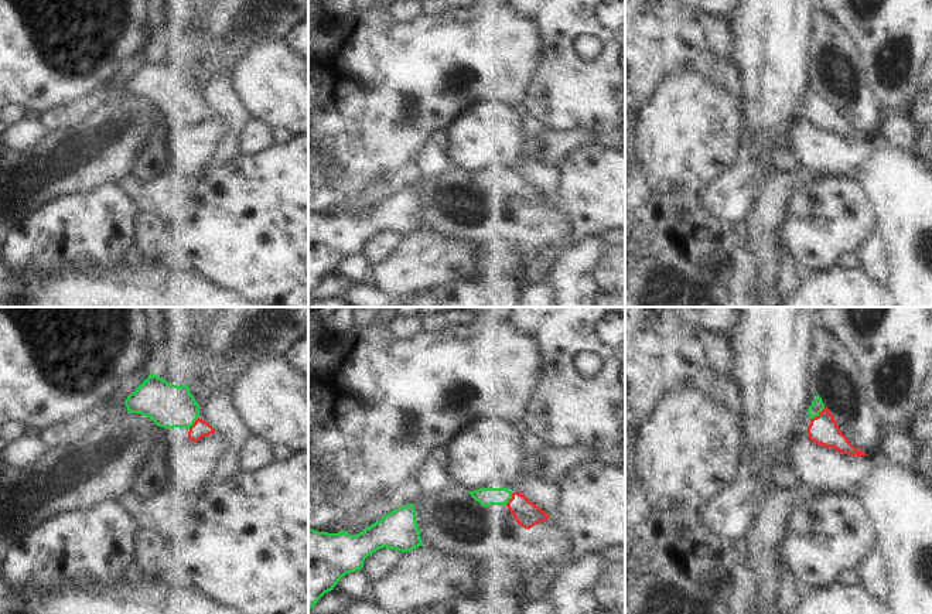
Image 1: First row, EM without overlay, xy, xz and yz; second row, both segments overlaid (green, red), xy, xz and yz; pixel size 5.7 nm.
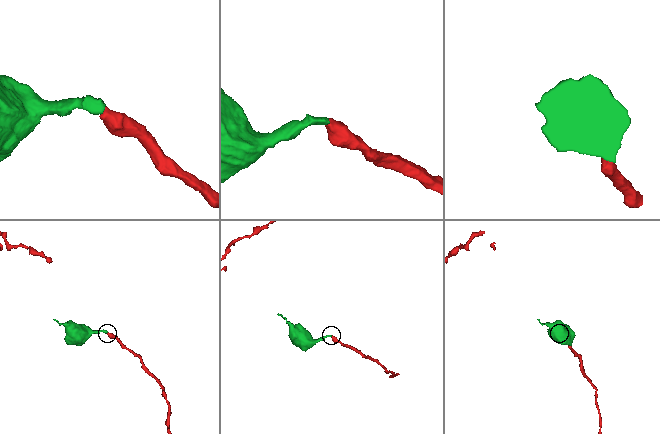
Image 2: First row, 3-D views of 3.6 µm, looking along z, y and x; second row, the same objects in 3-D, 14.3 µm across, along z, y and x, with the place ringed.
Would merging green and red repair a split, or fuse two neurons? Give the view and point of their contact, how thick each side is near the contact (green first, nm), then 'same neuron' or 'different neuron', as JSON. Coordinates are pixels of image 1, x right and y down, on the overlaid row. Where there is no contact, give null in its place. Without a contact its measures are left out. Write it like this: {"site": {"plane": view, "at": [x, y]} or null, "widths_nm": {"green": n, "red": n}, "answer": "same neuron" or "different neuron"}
{"site": {"plane": "yz", "at": [818, 413]}, "widths_nm": {"green": 70, "red": 170}, "answer": "same neuron"}

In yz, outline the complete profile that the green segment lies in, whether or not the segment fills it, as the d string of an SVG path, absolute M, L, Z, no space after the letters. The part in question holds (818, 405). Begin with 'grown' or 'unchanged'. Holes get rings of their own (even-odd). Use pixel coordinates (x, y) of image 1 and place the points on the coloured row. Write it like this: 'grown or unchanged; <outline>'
grown; M817 395L816 399L808 409L810 424L808 427L808 437L816 444L832 447L839 450L841 454L850 456L867 456L857 450L847 437L840 431L833 415L825 406L822 398Z

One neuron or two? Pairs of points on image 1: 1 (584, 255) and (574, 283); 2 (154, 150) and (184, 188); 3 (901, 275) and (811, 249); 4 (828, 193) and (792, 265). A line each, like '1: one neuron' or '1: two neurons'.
1: one neuron
2: two neurons
3: two neurons
4: one neuron

